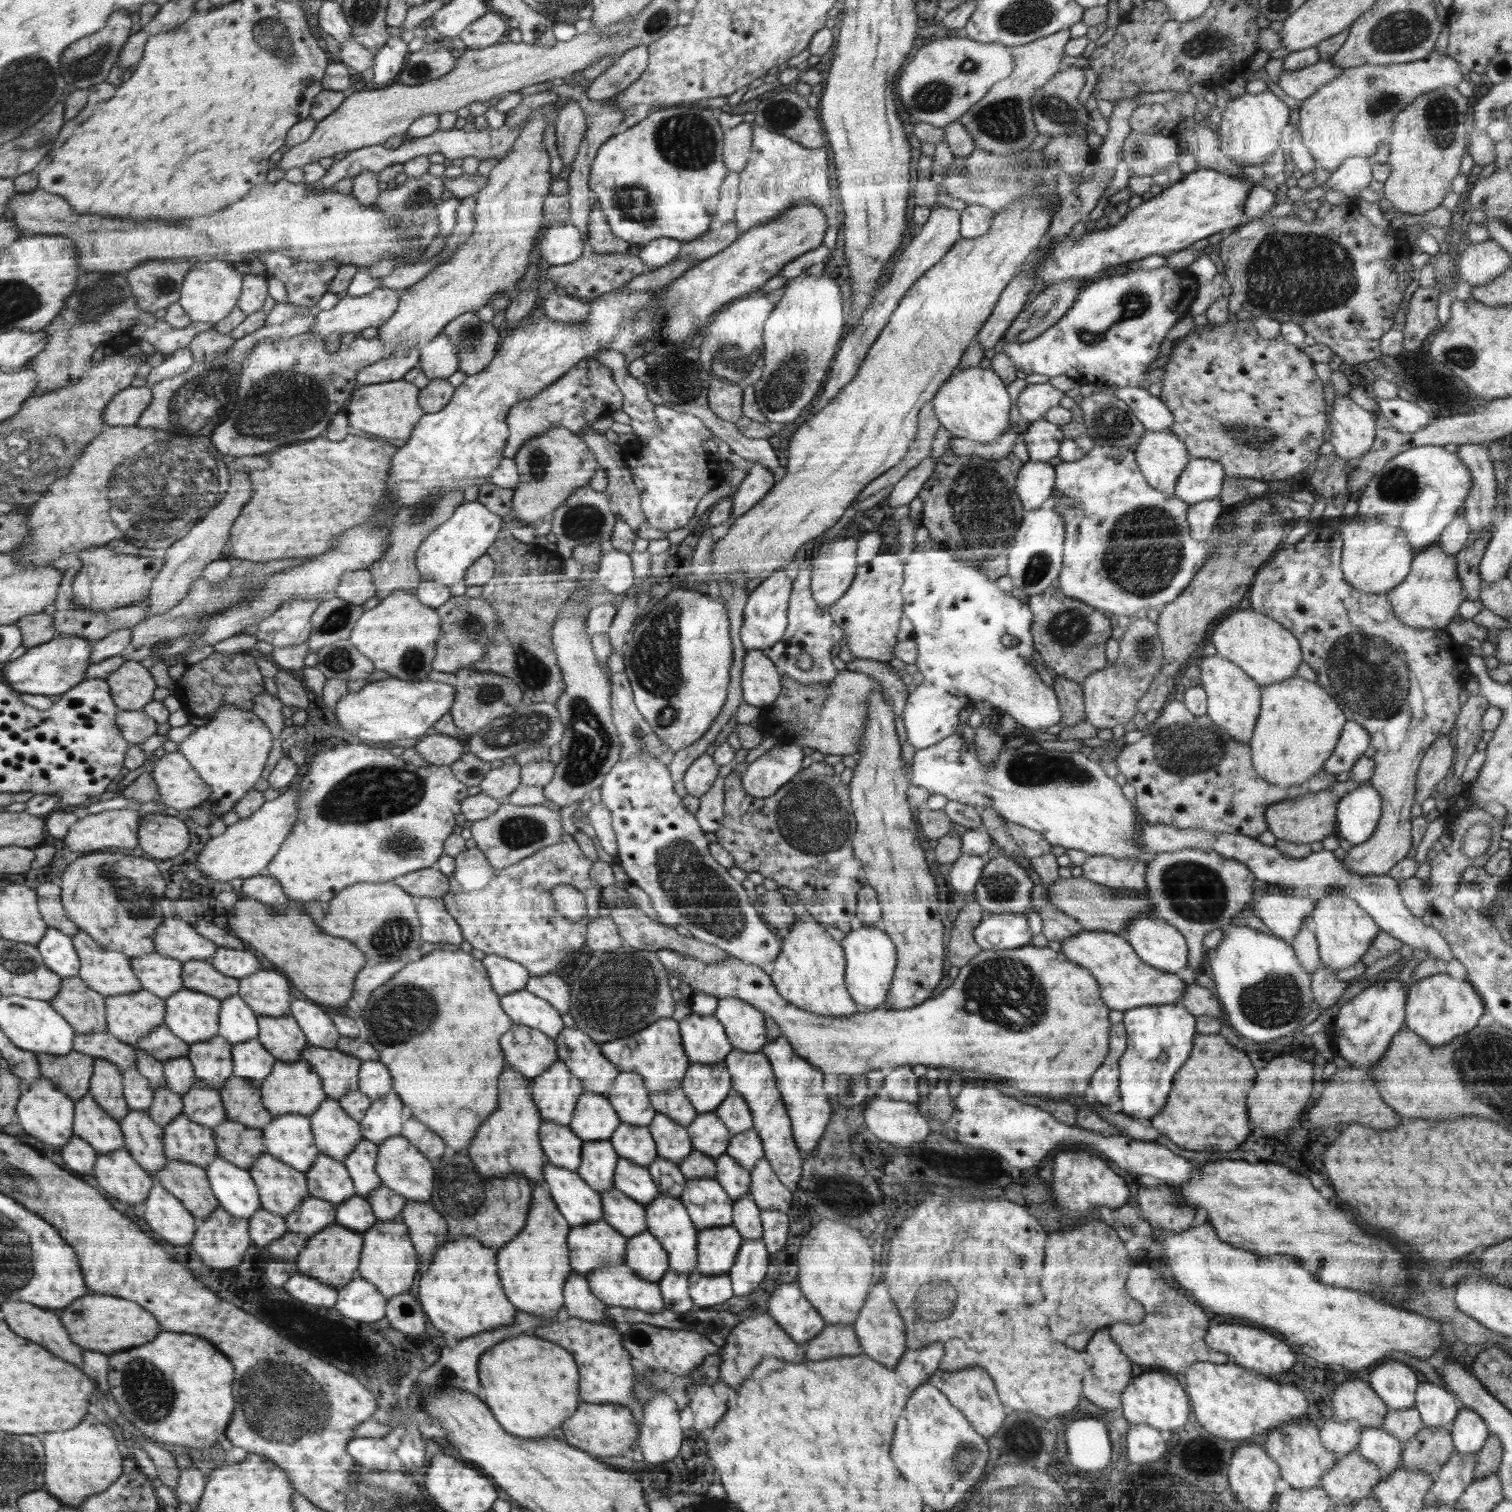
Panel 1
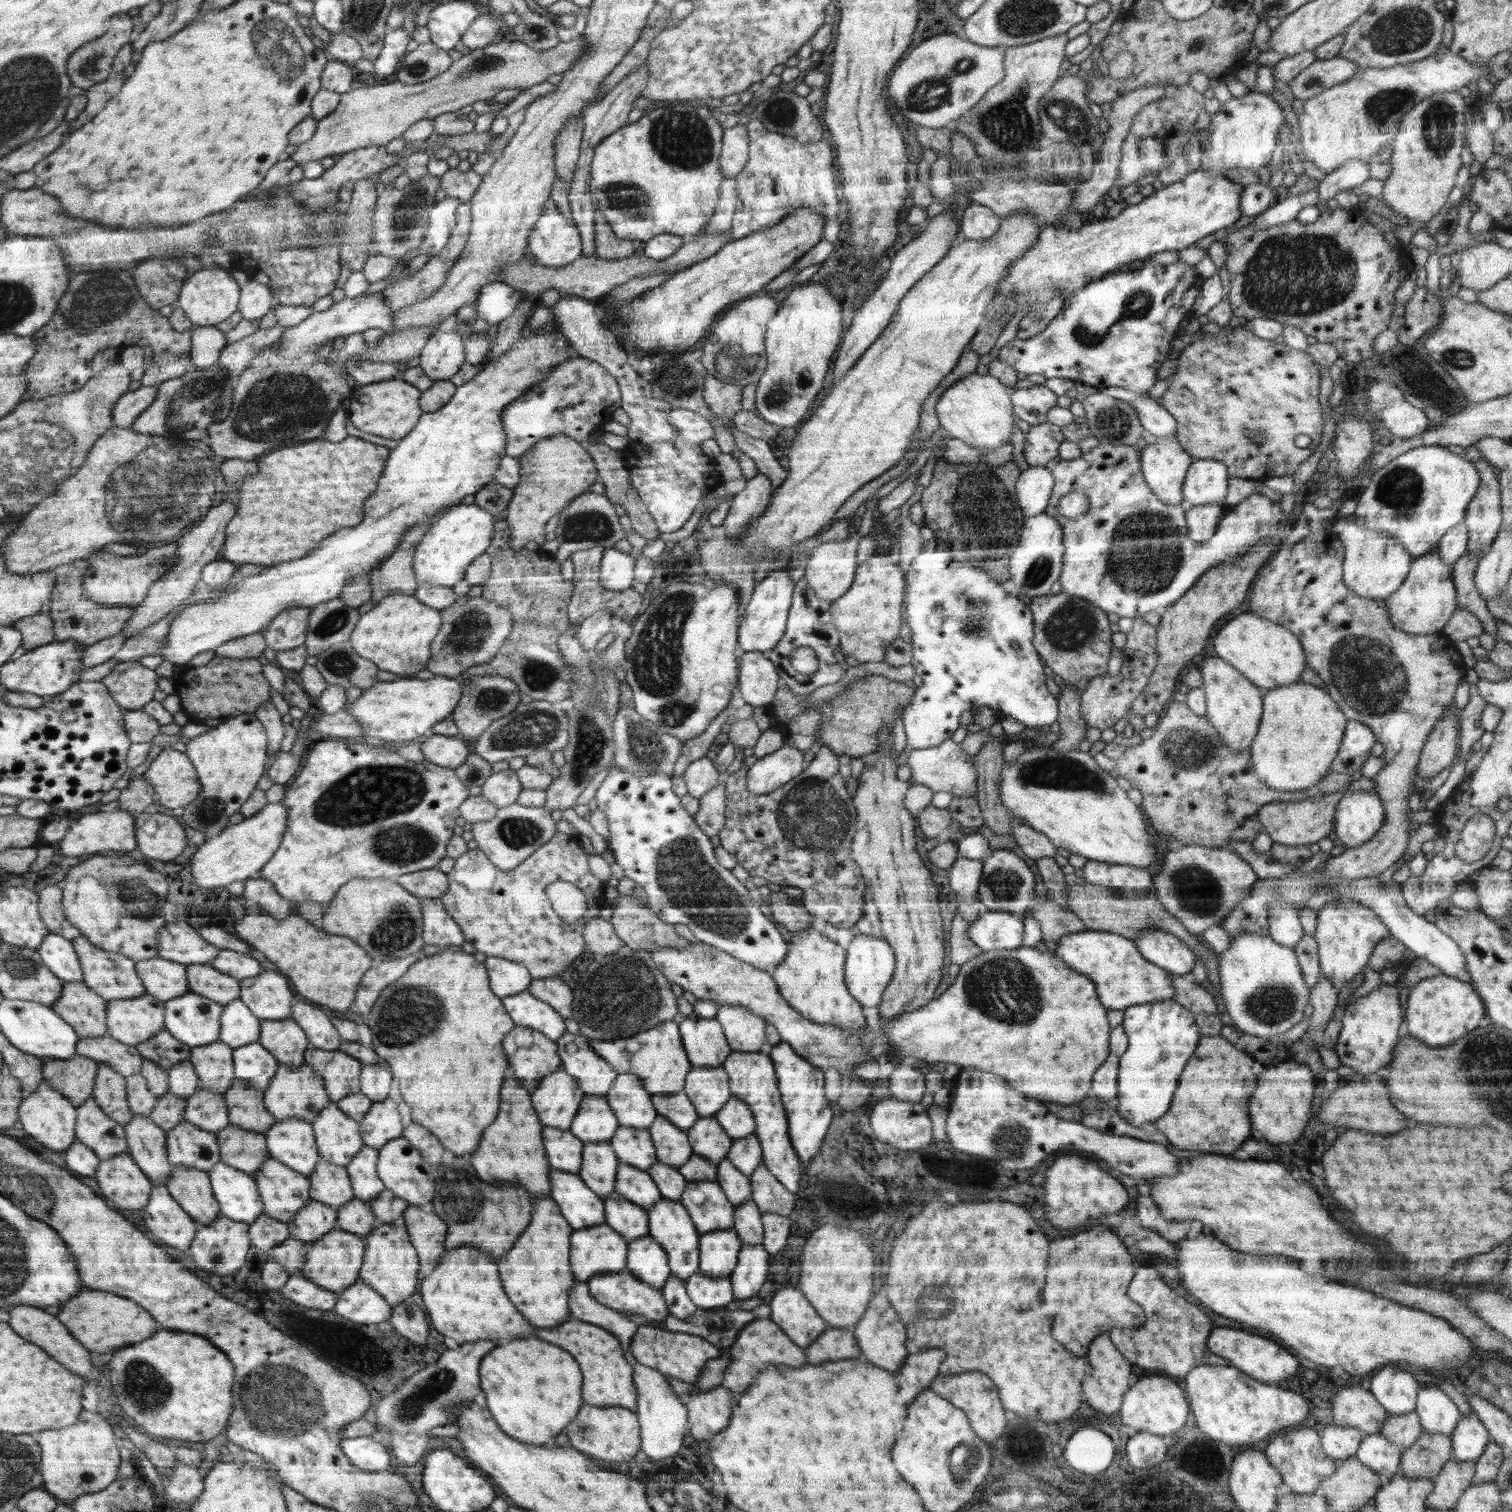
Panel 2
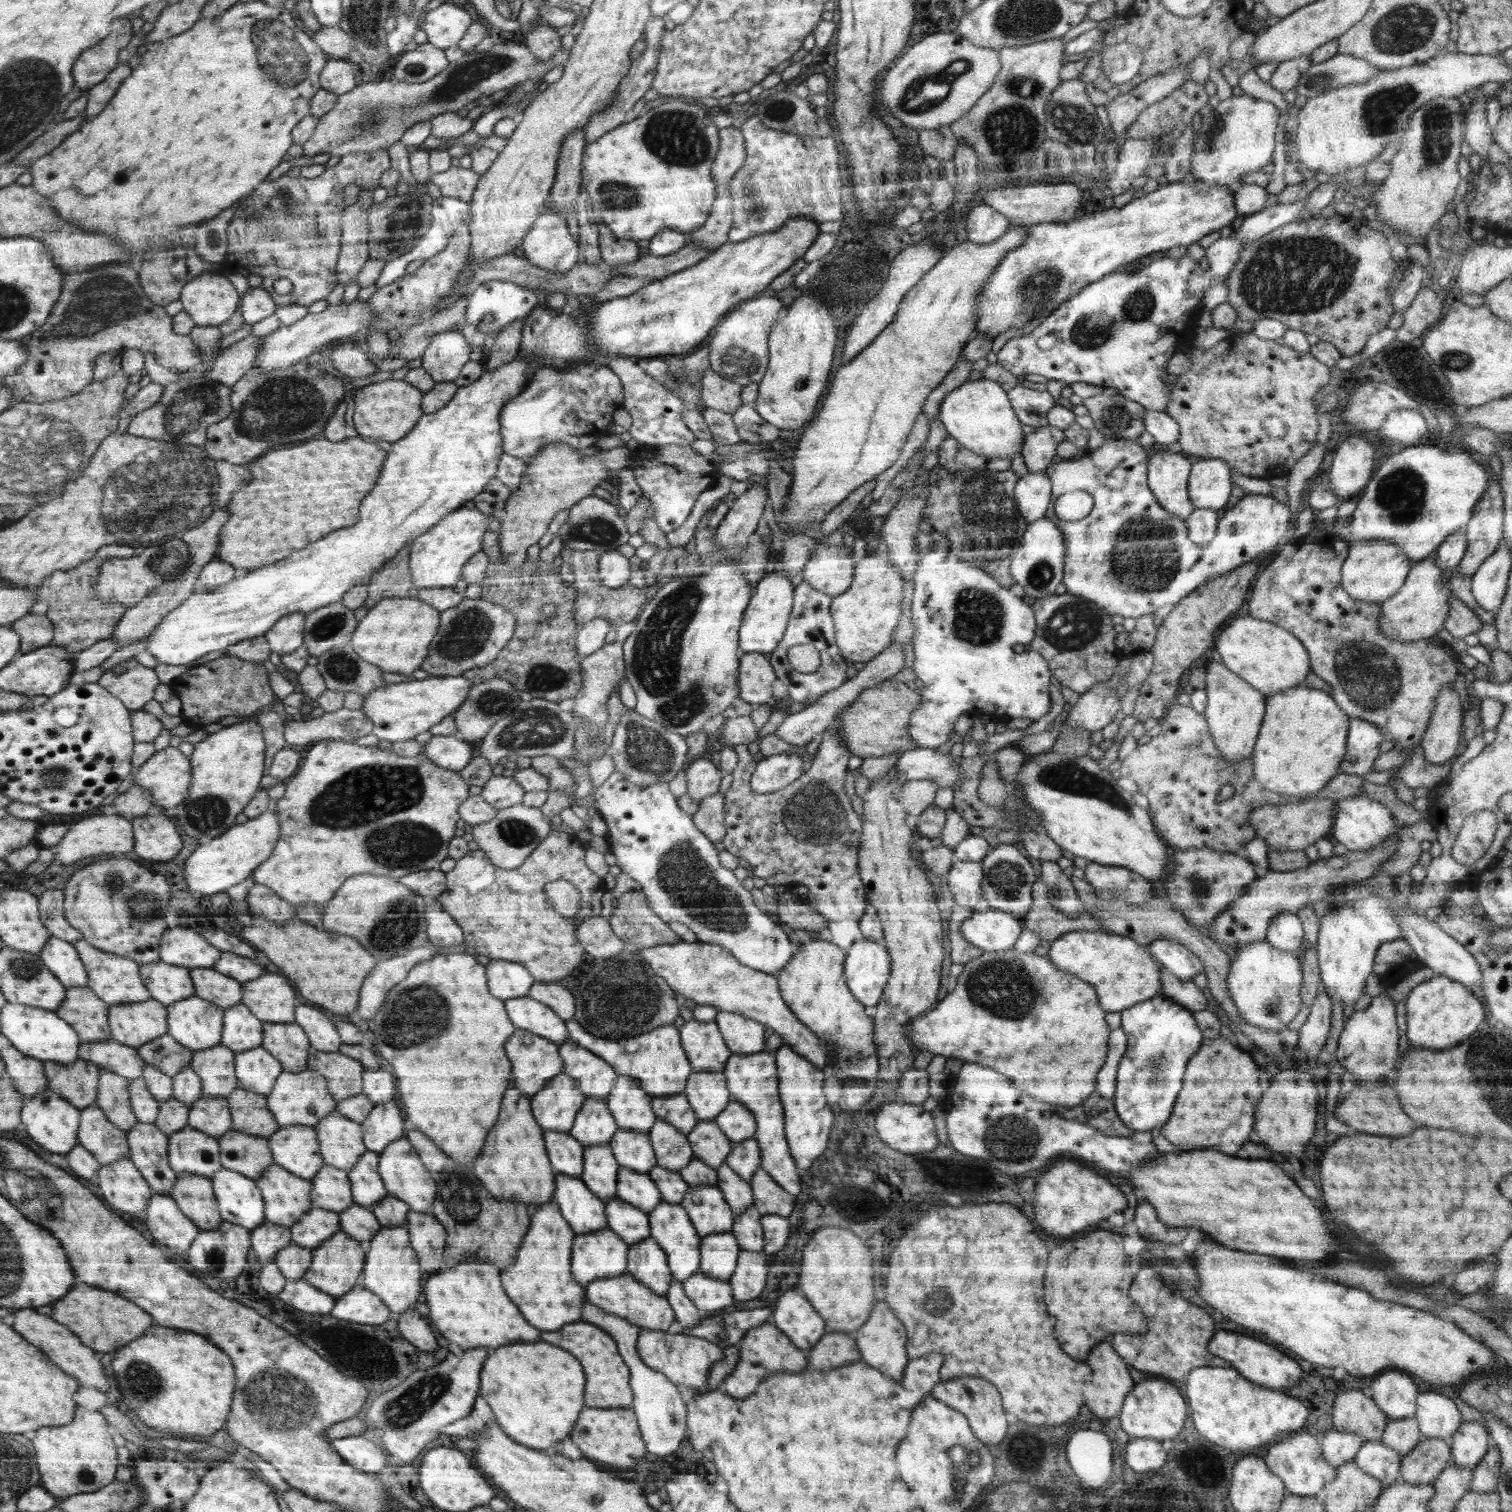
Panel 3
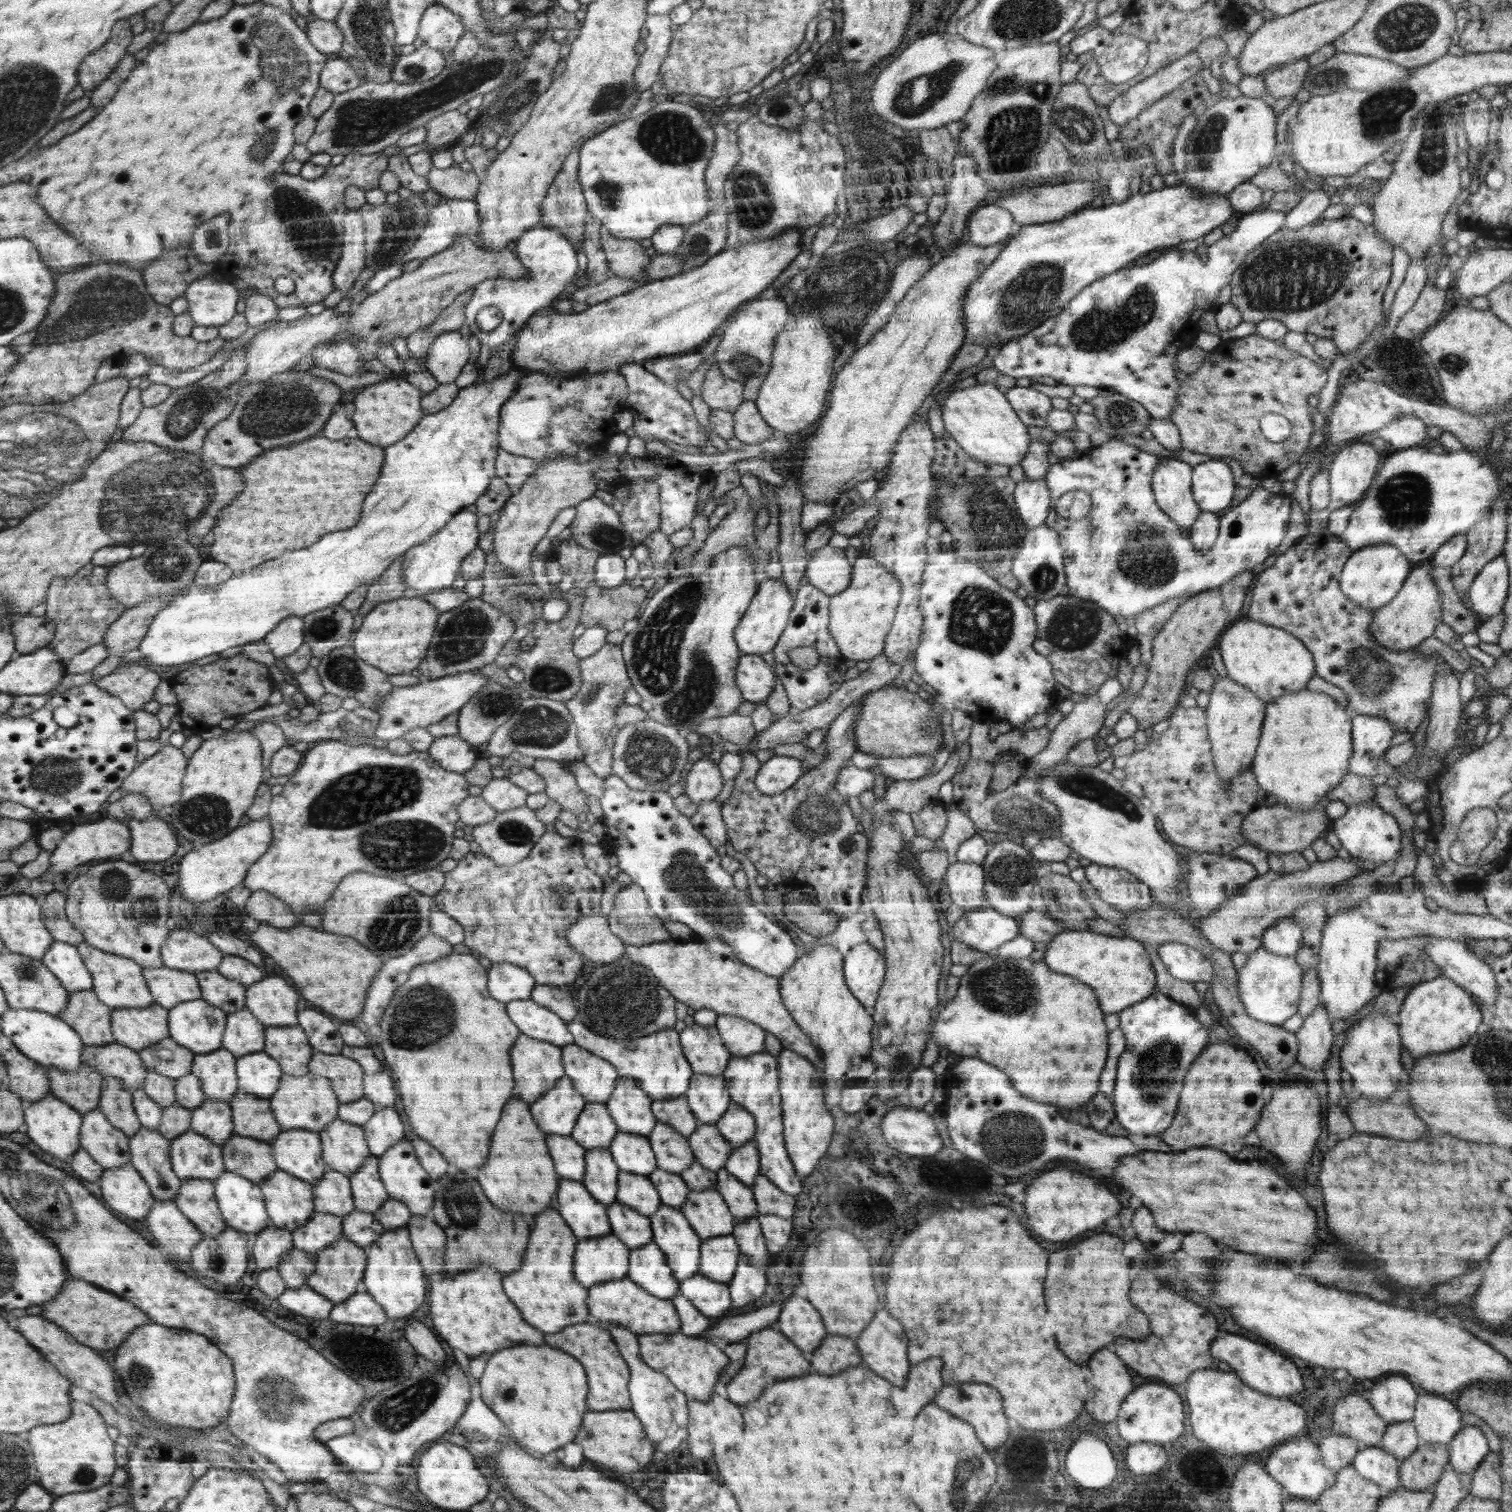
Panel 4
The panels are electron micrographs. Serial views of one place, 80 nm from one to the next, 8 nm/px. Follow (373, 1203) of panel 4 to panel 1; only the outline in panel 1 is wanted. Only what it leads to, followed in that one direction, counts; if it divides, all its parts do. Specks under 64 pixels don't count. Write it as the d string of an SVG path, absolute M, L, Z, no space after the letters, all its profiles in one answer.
M362 1138L359 1146L343 1162L354 1180L355 1190L362 1198L366 1198L368 1193L382 1185L382 1179L375 1170L378 1154L379 1147L375 1142Z

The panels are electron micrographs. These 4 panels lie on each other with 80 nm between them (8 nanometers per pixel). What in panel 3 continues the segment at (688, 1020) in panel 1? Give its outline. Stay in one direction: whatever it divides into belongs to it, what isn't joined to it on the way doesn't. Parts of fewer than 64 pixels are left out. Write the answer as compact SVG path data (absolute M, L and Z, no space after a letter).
M688 1020L680 1028L684 1034L684 1050L691 1061L694 1072L716 1072L724 1070L730 1060L731 1051L719 1031L718 1023L714 1021L700 1022Z

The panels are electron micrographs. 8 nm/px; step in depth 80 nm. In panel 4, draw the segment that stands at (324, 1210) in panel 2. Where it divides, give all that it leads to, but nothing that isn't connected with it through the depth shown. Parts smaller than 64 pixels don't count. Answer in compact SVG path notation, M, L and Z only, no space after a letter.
M315 1211L306 1225L291 1233L293 1246L314 1256L343 1238L343 1221L338 1215Z

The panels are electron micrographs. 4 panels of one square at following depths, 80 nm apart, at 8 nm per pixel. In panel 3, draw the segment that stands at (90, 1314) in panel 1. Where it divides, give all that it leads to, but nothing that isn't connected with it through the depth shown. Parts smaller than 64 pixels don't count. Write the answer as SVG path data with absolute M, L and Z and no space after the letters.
M78 1284L76 1290L72 1290L72 1294L68 1294L64 1300L56 1304L54 1318L58 1322L64 1322L68 1330L73 1331L75 1335L80 1334L80 1338L84 1338L84 1342L88 1342L88 1346L92 1346L92 1350L100 1354L118 1351L124 1344L140 1338L152 1326L152 1316L138 1308L134 1302L116 1296L112 1291L98 1290L86 1284Z

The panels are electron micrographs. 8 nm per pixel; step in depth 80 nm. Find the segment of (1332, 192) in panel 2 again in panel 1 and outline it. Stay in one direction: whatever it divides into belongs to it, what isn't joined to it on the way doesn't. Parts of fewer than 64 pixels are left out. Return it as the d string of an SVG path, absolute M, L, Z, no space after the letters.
M1365 156L1346 158L1340 166L1333 170L1324 184L1326 194L1329 191L1344 193L1347 197L1357 198L1360 192L1369 187L1373 176L1373 161Z

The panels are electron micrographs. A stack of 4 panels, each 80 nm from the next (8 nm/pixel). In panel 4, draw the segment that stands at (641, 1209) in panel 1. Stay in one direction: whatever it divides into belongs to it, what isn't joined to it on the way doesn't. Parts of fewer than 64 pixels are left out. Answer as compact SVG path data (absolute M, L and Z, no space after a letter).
M618 1201L607 1205L607 1214L610 1216L611 1232L627 1243L630 1249L647 1245L654 1240L654 1228L648 1215L640 1214Z

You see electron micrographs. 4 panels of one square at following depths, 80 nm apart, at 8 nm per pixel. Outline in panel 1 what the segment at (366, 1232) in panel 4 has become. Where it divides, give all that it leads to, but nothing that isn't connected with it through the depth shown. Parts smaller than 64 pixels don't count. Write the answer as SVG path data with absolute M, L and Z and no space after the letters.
M358 1194L336 1207L336 1222L350 1230L363 1233L377 1221L370 1203Z

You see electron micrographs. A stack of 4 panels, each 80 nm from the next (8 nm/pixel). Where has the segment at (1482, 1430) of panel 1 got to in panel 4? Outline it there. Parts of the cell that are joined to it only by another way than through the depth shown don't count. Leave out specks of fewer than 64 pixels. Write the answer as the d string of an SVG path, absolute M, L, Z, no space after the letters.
M1474 1426L1461 1429L1448 1443L1448 1467L1457 1473L1473 1473L1490 1452L1486 1436Z

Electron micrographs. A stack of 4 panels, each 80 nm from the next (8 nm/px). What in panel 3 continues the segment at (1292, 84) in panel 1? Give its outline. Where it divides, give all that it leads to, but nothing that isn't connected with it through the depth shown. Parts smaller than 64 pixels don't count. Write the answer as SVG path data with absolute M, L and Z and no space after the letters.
M1338 54L1320 64L1311 64L1300 75L1295 89L1298 95L1314 98L1346 85L1367 83L1375 74L1386 70L1362 58Z

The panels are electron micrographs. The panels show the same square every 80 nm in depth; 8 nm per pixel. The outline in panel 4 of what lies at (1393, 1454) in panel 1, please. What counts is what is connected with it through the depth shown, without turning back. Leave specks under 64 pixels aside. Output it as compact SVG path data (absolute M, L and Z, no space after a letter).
M1376 1446L1359 1450L1351 1465L1361 1477L1380 1488L1382 1497L1388 1497L1401 1488L1399 1463L1400 1460L1392 1453Z

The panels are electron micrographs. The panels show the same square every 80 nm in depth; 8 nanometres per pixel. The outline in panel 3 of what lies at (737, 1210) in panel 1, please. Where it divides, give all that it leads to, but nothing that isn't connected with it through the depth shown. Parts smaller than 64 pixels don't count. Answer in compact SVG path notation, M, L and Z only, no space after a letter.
M754 1206L748 1208L744 1213L734 1213L731 1233L735 1234L742 1250L760 1252L764 1248L761 1214Z

